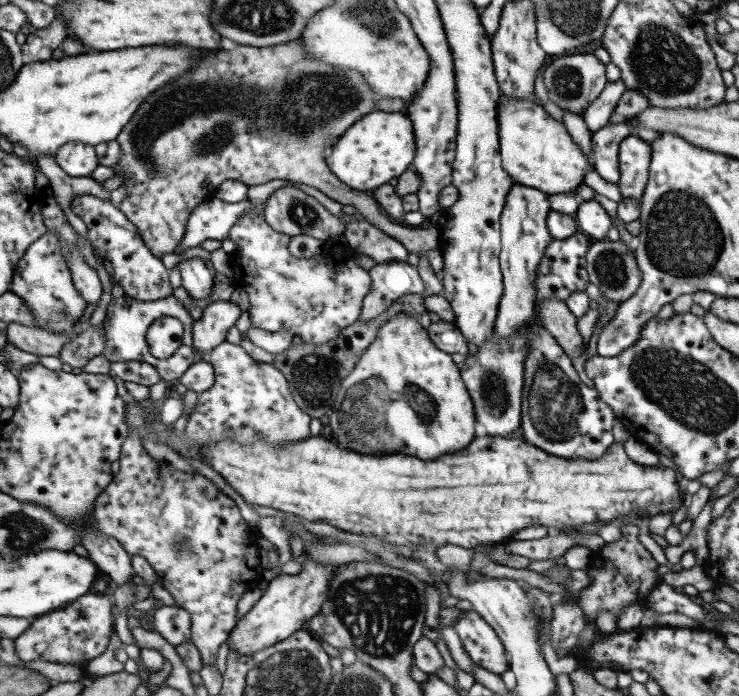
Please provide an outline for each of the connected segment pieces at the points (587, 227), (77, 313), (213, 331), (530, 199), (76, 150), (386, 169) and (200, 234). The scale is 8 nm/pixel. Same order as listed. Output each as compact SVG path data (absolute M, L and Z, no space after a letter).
M594 199L582 200L574 218L579 230L589 236L592 241L606 239L608 230L613 227L608 212Z
M52 232L43 234L26 249L16 263L10 290L18 294L34 312L32 316L36 328L46 328L56 334L72 334L76 320L80 320L88 308L86 299L72 283L72 275L61 253L59 240Z
M214 301L210 303L202 317L194 321L192 327L192 347L195 354L203 359L216 349L226 338L226 332L235 326L242 314L241 308L232 301Z
M514 182L508 196L500 220L501 250L499 263L503 274L504 290L500 299L495 332L498 340L513 337L518 330L526 328L534 316L534 300L536 300L536 274L540 260L544 258L546 248L553 238L546 220L551 212L548 195L541 190Z
M74 142L57 151L55 161L66 174L76 178L90 177L100 165L94 147Z
M372 112L352 124L344 136L340 136L336 146L332 146L332 154L327 154L325 161L346 186L370 193L411 168L415 151L412 124L404 112Z
M217 196L205 199L188 218L186 235L182 244L178 245L175 252L183 252L187 248L200 245L204 240L220 240L228 238L232 225L236 224L238 218L249 210L257 210L259 214L264 213L265 203L252 204L250 199L241 202L223 202Z

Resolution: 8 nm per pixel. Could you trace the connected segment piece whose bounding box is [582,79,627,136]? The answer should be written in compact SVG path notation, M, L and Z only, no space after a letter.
M621 79L614 83L608 83L600 97L596 98L596 101L592 102L583 112L582 118L590 130L591 136L592 133L598 132L600 128L609 124L609 119L614 113L619 99L626 91Z

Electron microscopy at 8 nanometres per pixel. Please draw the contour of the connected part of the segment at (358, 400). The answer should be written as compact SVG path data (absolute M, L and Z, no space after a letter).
M398 313L388 319L378 329L376 339L359 358L350 374L342 381L337 396L338 404L328 416L338 446L348 446L364 454L404 452L428 460L462 450L474 439L475 410L470 393L460 377L460 369L450 354L435 346L418 318Z

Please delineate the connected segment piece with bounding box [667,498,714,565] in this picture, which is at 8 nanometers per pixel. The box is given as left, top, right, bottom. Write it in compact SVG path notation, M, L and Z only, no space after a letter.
M709 498L700 514L693 520L693 525L688 535L684 537L679 547L668 547L667 553L672 560L676 560L684 555L684 552L692 552L695 556L697 565L703 565L708 558L708 539L706 538L706 528L711 520L711 513L714 501Z

